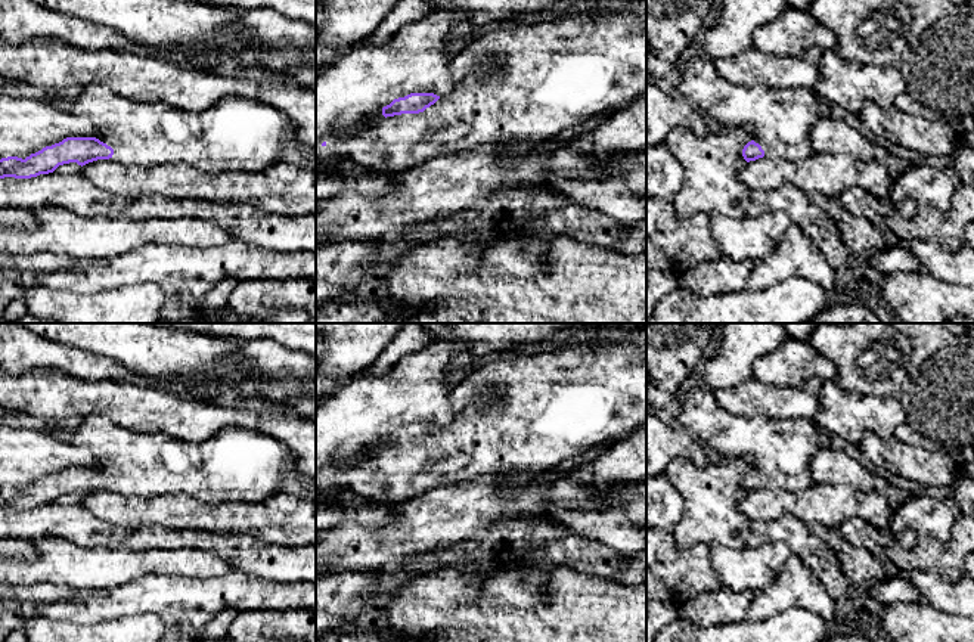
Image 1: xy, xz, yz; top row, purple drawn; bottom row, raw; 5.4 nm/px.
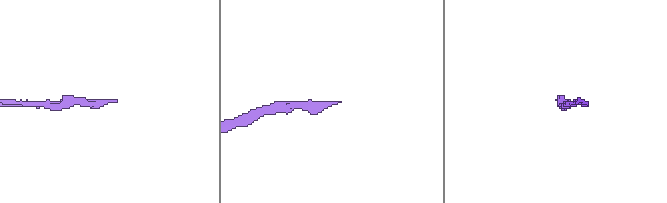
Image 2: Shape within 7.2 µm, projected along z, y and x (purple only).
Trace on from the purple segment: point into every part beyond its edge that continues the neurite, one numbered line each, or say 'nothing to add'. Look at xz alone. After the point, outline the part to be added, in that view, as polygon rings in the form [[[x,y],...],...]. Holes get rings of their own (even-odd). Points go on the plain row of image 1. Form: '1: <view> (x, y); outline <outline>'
1: xz (524, 413); outline [[[646,326],[614,334],[589,331],[593,336],[620,335],[623,342],[565,344],[558,350],[512,353],[460,373],[450,393],[452,421],[419,444],[384,447],[357,466],[334,474],[331,486],[347,487],[369,500],[398,503],[431,489],[468,483],[478,477],[505,477],[515,489],[539,472],[568,465],[646,424]]]

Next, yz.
1: yz (779, 450); outline [[[700,387],[682,394],[677,421],[682,429],[700,437],[714,449],[720,459],[745,459],[767,489],[800,491],[815,486],[810,463],[816,452],[825,444],[825,435],[810,419],[735,416],[717,403],[711,388]]]

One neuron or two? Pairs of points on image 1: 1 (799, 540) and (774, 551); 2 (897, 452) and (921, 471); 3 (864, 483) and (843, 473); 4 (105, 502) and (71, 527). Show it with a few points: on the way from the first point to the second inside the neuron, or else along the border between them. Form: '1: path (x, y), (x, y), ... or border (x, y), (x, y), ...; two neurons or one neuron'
1: border (753, 548), (784, 542), (793, 552); two neurons
2: path (903, 458), (915, 465); one neuron
3: path (859, 478), (853, 473), (847, 473); one neuron
4: border (78, 504), (96, 517), (123, 527); two neurons

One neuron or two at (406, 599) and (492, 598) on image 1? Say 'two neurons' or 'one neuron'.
one neuron

